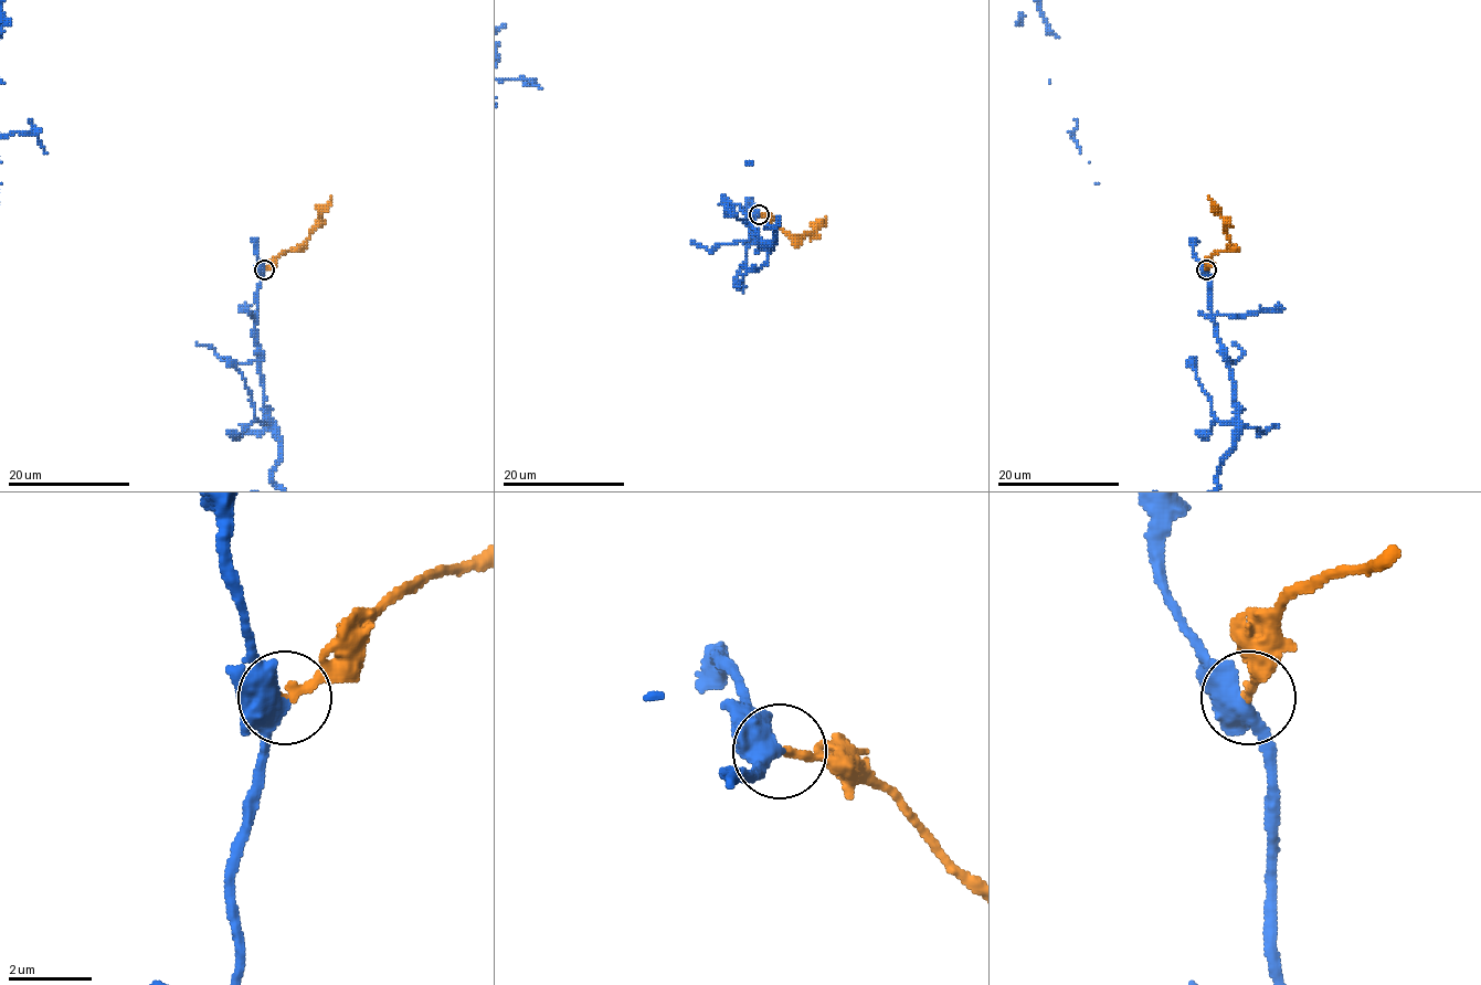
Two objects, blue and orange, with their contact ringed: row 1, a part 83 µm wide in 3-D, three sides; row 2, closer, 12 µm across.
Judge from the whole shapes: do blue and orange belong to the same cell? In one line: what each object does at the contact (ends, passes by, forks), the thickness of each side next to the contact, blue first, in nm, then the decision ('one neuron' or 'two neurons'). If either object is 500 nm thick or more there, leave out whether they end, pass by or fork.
blue forks | orange ends | 380/200 nm | one neuron

